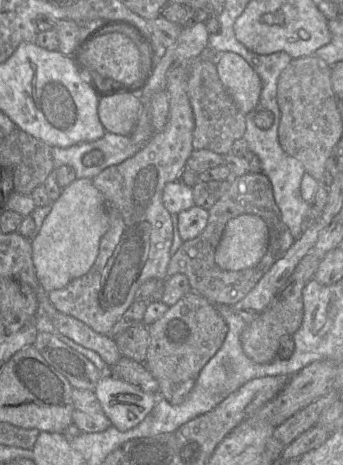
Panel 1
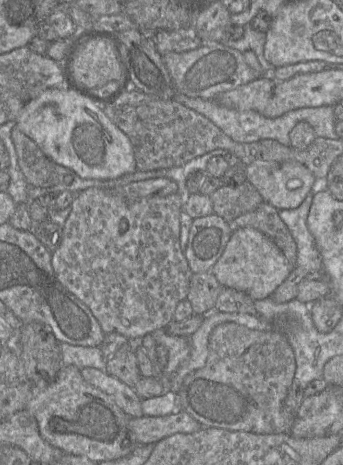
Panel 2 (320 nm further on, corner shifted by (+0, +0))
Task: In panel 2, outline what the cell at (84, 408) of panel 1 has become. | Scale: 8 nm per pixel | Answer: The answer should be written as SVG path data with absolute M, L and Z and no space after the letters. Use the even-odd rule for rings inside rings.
M183 410L160 417L131 417L128 423L129 436L136 445L155 445L171 435L194 433L201 428L203 426Z

